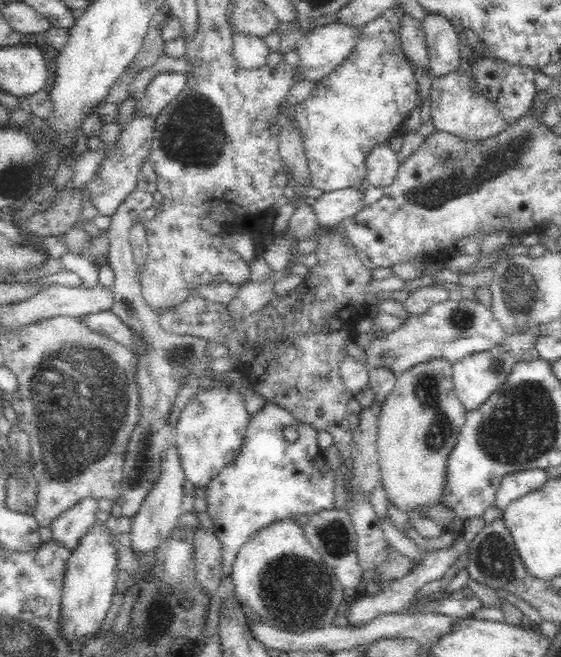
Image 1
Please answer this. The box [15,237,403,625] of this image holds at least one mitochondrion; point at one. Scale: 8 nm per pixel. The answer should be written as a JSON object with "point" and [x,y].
{"point":[80,396]}

